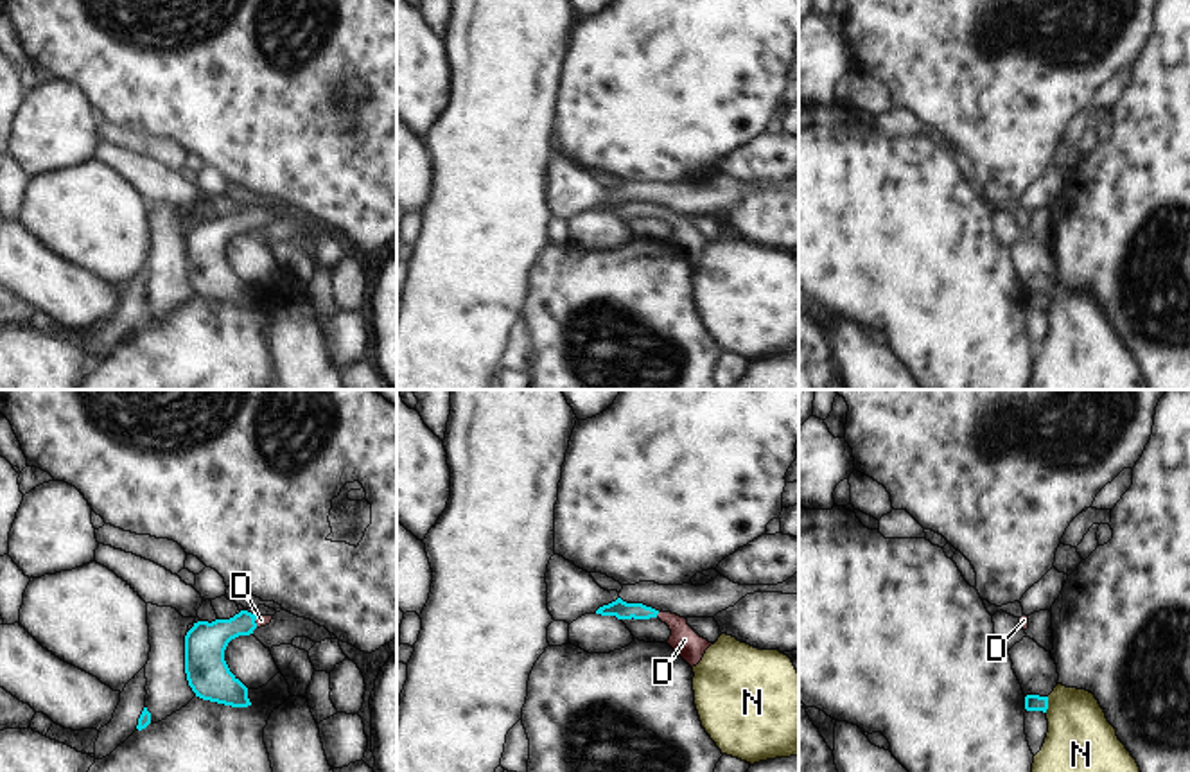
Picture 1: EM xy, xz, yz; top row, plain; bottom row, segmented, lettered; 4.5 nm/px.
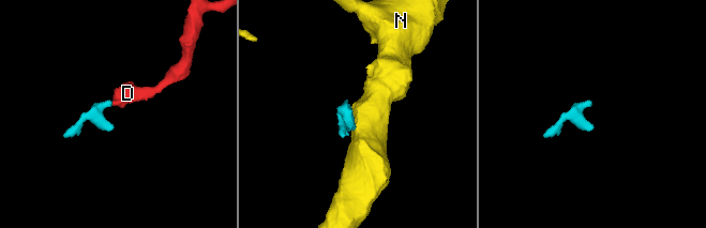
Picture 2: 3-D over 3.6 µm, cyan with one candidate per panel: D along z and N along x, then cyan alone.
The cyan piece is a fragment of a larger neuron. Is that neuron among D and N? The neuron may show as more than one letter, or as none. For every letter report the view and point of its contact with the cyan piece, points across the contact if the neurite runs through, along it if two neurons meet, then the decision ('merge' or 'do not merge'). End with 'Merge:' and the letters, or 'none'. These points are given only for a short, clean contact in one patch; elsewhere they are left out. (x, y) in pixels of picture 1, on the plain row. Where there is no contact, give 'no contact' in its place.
D: contact xz (657, 210); way xz (620, 207), (657, 210), (668, 216), (684, 237); merge
N: contact yz (1047, 302); border yz (1049, 295), (1045, 309); do not merge
Merge: D

